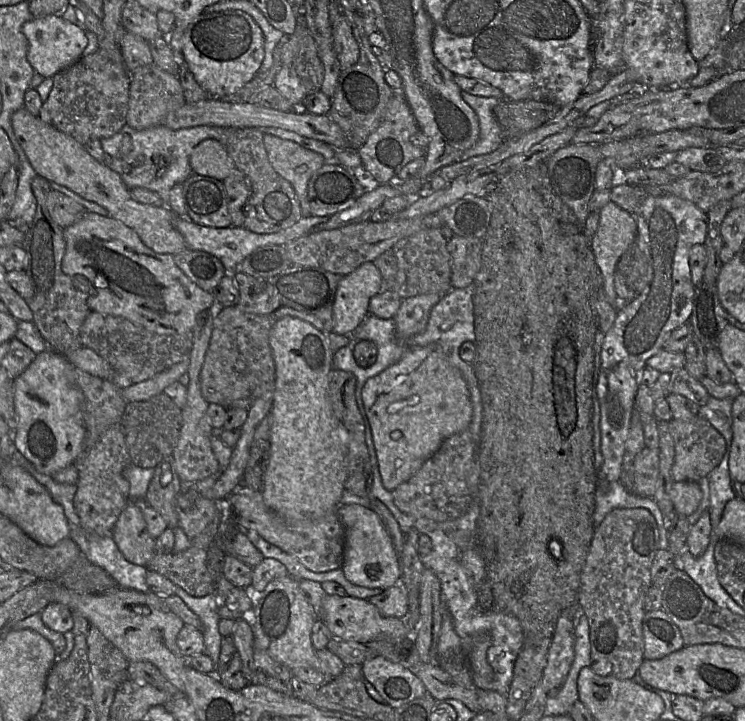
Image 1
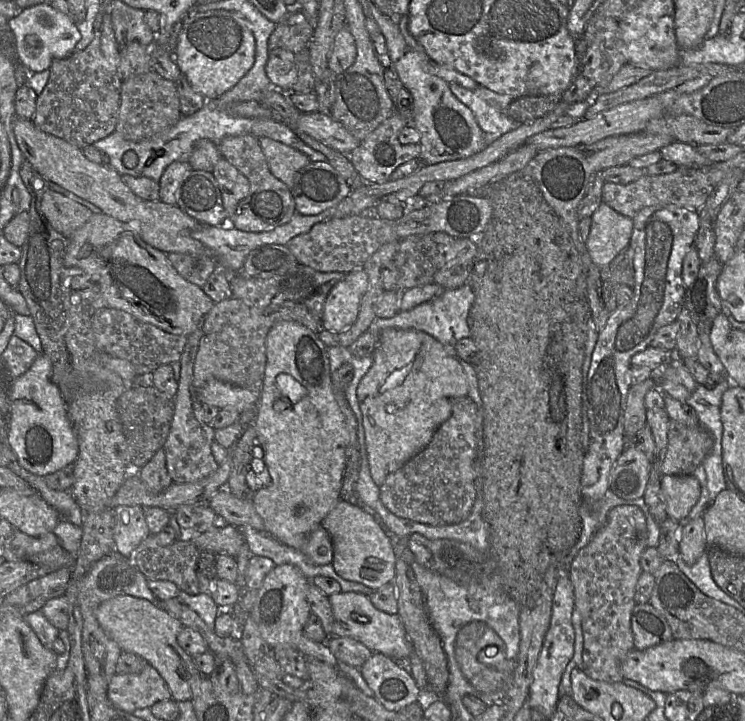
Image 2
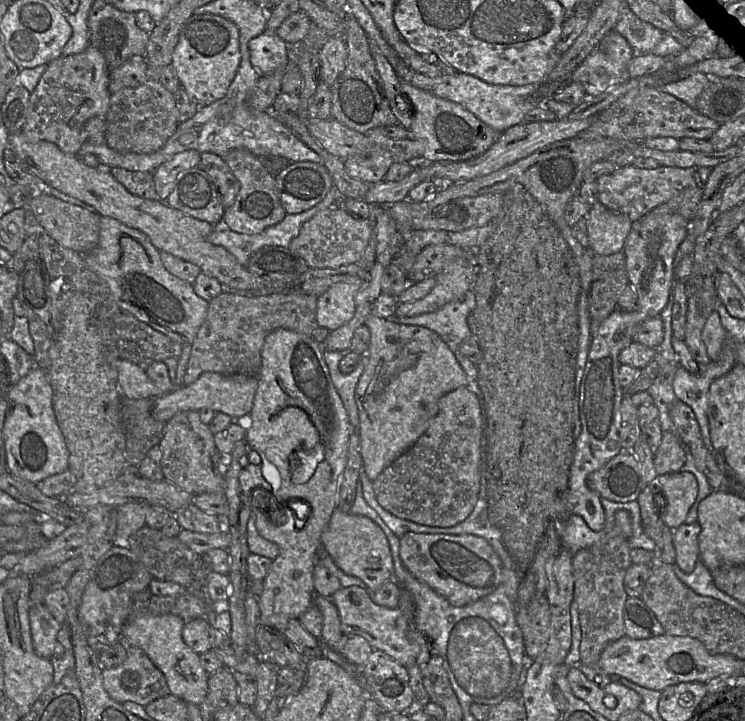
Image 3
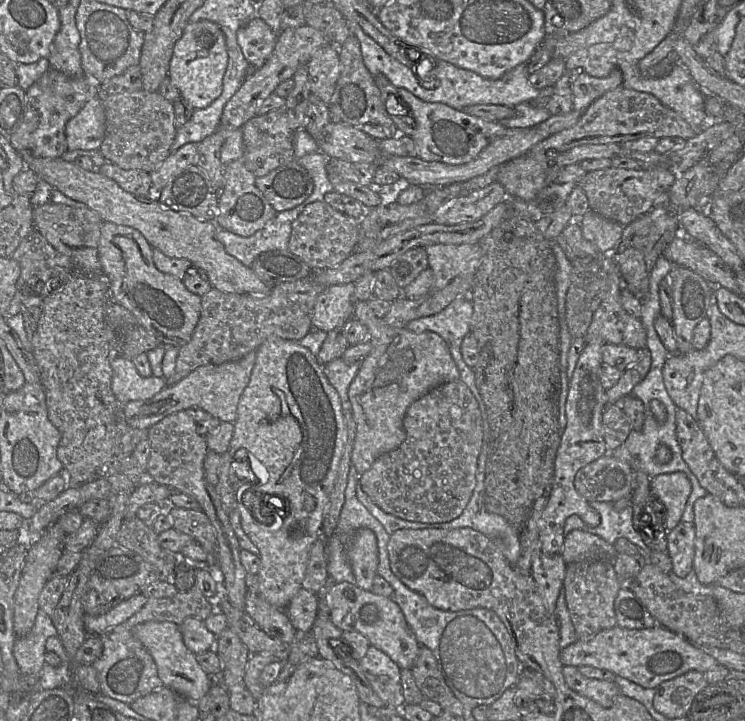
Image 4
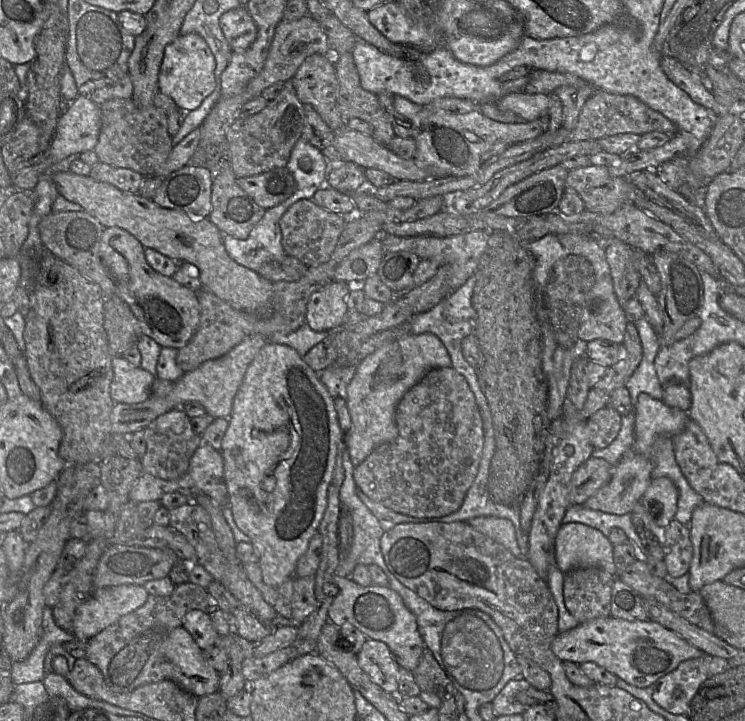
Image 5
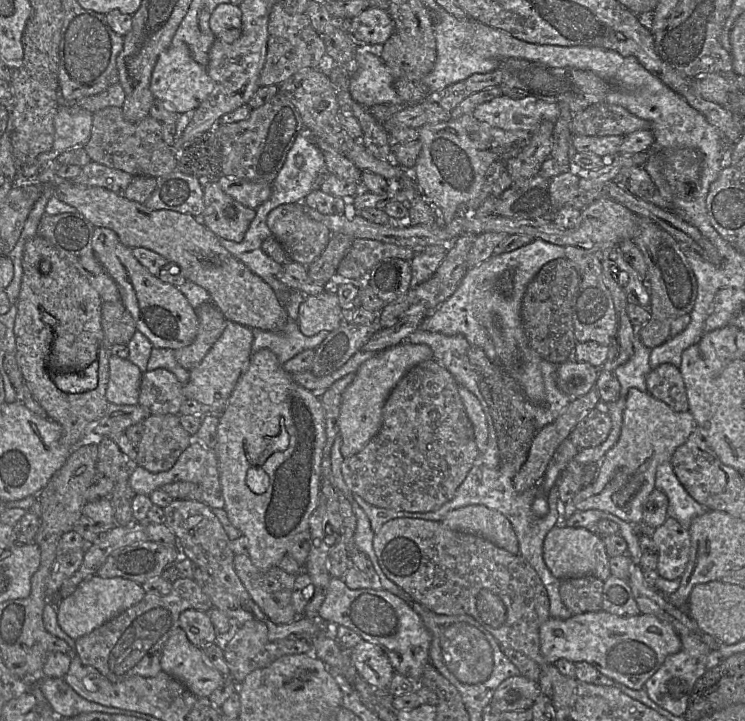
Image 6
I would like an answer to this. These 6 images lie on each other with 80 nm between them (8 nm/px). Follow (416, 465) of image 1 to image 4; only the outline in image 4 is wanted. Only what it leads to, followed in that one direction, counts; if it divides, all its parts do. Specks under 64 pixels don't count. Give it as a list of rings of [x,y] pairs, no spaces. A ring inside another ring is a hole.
[[[367,301],[354,303],[354,317],[367,327],[369,332],[367,340],[372,347],[348,390],[352,414],[356,422],[356,437],[351,461],[357,473],[362,474],[380,455],[396,449],[404,442],[406,432],[403,419],[411,404],[441,384],[460,380],[460,373],[446,342],[437,333],[432,331],[415,333],[406,327],[392,327],[383,318],[374,314]]]

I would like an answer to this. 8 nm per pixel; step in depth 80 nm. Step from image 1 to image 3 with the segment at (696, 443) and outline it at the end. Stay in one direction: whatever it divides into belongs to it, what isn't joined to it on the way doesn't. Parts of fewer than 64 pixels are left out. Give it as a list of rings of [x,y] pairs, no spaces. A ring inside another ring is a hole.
[[[662,432],[662,441],[654,451],[654,467],[657,475],[680,472],[687,459],[687,450],[677,434]]]

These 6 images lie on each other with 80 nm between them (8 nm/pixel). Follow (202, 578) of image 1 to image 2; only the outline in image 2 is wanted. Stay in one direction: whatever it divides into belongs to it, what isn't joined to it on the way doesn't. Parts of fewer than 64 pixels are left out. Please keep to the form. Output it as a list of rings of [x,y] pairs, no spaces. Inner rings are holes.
[[[154,534],[148,535],[135,549],[132,561],[147,579],[166,580],[175,583],[180,590],[191,595],[202,593],[197,577],[197,563],[200,550],[191,541],[175,540],[168,546],[161,546]]]

